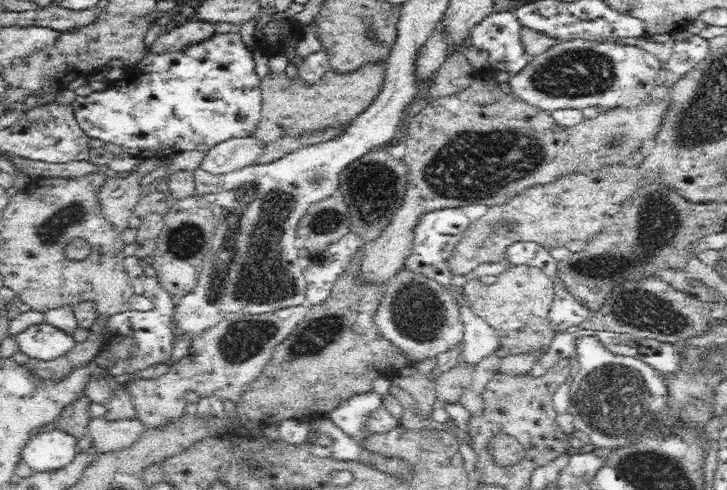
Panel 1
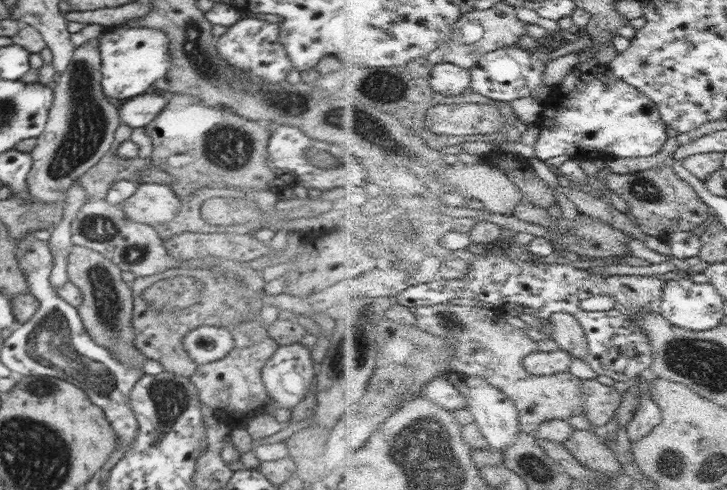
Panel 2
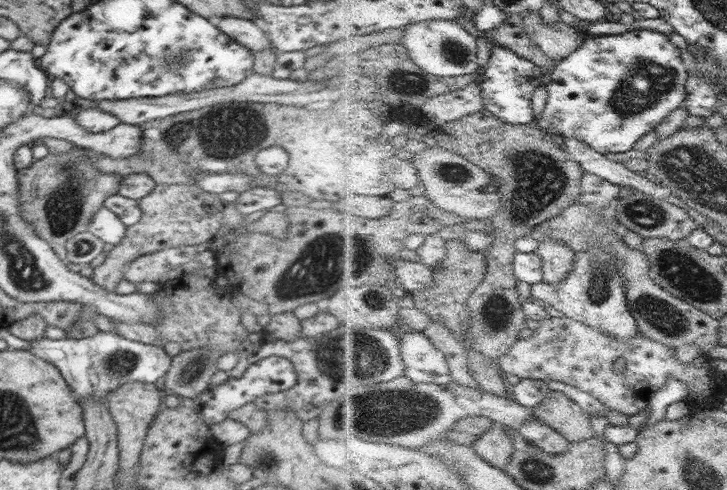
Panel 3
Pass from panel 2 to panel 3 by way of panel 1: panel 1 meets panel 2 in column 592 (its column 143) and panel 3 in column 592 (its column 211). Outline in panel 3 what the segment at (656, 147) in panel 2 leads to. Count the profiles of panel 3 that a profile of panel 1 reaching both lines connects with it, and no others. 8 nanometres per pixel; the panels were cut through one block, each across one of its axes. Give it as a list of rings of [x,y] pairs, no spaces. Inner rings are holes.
[[[635,27],[627,33],[588,36],[580,49],[556,62],[551,74],[549,102],[543,118],[537,121],[540,128],[560,139],[581,139],[606,156],[634,150],[638,140],[660,127],[689,98],[690,71],[680,56],[680,46],[657,30]]]

